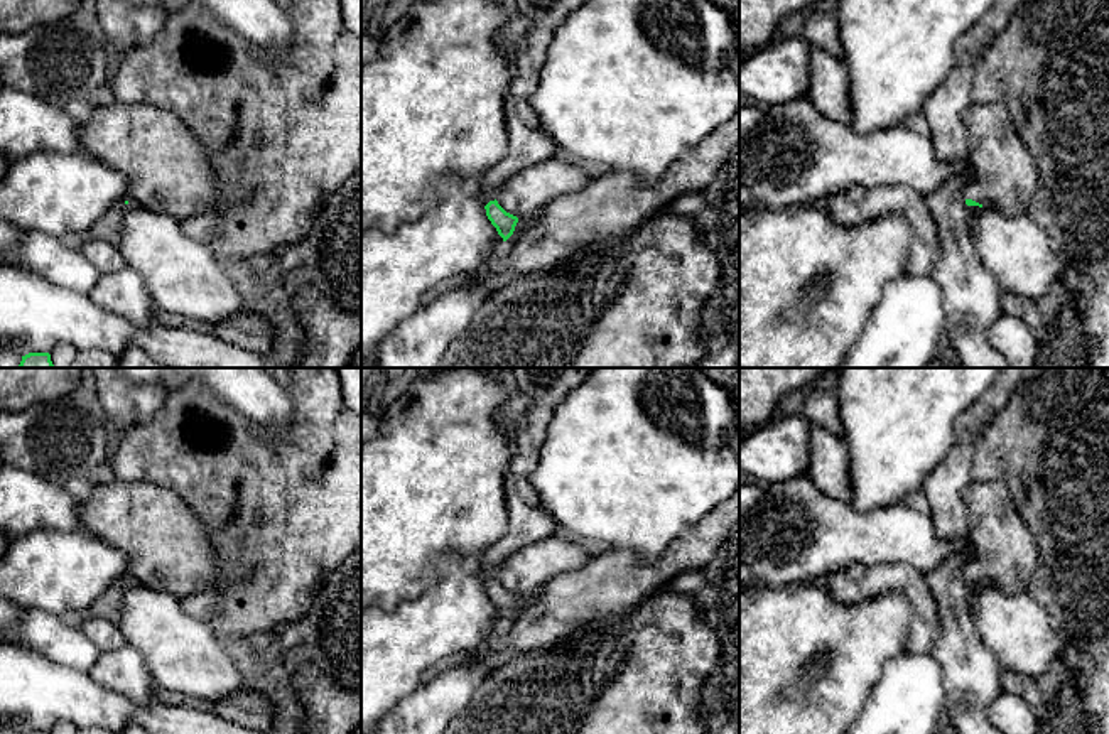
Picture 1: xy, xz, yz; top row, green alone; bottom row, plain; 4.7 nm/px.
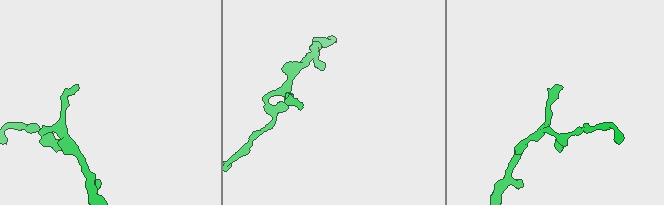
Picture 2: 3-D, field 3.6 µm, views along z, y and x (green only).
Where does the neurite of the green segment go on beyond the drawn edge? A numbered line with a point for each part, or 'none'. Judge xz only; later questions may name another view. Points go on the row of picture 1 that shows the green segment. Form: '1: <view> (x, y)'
1: xz (613, 203)

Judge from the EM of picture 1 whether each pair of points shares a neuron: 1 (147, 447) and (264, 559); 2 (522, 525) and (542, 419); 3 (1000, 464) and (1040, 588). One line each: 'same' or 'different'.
1: same
2: same
3: same

